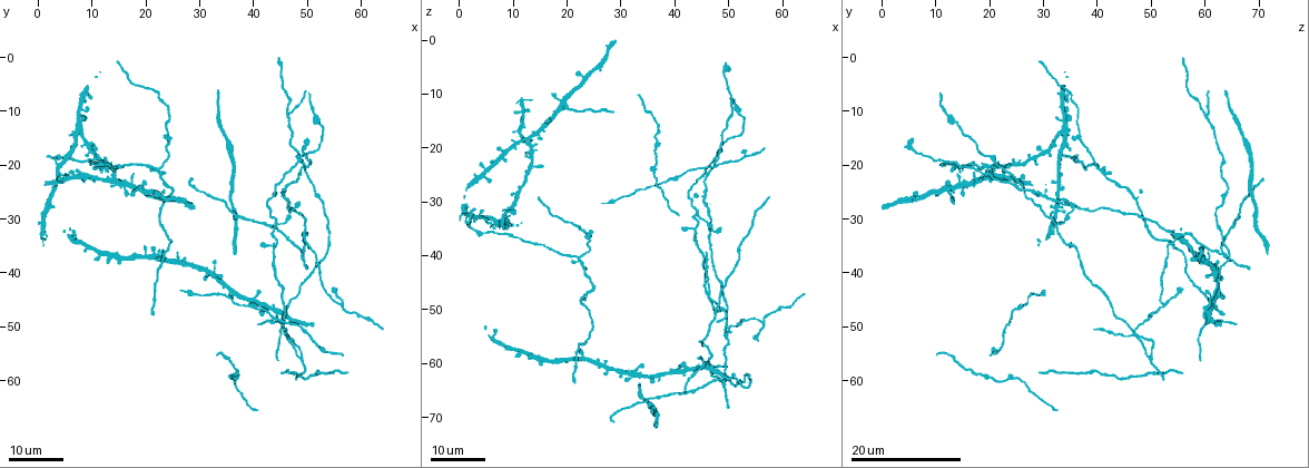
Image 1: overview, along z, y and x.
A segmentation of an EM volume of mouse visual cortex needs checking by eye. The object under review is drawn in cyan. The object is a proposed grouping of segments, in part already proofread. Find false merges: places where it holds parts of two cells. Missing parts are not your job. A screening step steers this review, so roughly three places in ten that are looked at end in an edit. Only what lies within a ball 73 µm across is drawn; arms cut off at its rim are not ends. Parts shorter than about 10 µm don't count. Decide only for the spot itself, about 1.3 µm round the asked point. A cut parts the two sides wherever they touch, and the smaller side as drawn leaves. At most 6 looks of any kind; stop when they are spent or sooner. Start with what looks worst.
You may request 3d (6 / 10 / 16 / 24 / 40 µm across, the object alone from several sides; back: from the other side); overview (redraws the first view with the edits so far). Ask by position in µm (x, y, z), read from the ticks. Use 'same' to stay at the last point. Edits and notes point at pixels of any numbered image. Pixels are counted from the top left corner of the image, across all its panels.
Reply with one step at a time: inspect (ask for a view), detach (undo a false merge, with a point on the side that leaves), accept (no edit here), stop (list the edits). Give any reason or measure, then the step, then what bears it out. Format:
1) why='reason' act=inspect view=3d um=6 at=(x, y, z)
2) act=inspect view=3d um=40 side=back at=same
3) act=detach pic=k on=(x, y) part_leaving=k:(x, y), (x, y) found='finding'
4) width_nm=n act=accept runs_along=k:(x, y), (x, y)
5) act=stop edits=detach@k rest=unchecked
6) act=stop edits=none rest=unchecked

why='four or more arms meet' act=inspect view=3d um=24 at=(22.5, 21.0, 40.5)

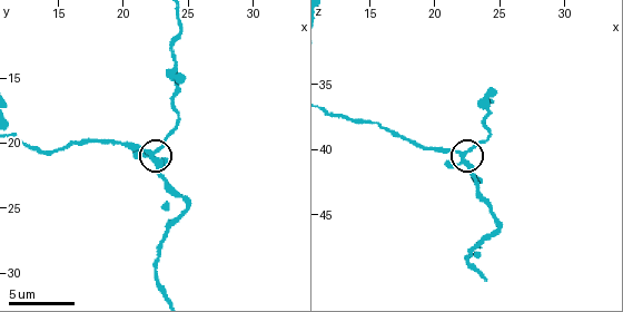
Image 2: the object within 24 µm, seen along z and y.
why='zoom in' act=inspect view=3d um=10 at=(22.2, 20.8, 40.4)

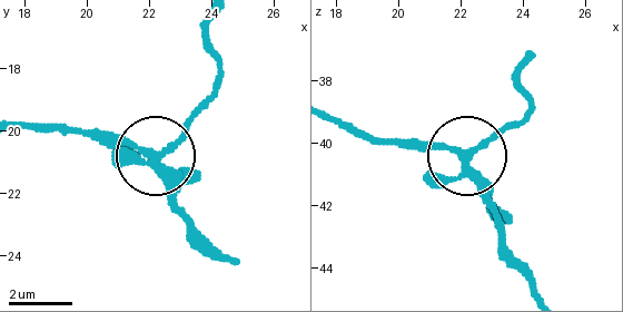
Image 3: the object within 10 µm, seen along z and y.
arms=4 act=accept found='one cell here'

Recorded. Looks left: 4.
act=inspect view=3d um=16 at=(49.5, 33.5, 55.0)

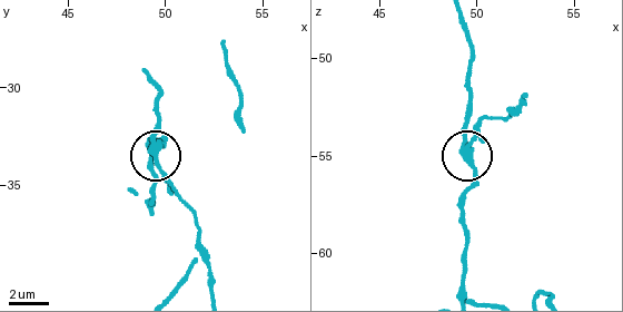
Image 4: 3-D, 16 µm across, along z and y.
act=inspect view=3d um=10 at=(49.5, 33.5, 54.6)

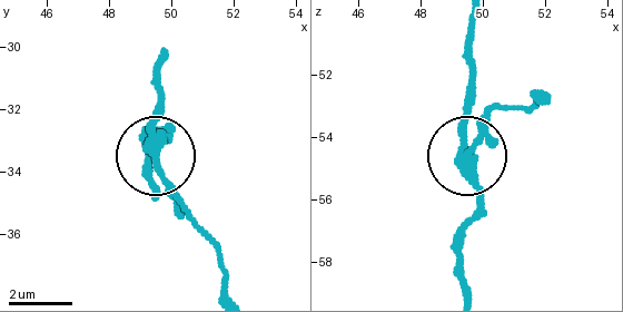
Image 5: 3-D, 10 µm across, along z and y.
act=accept runs_along=5:(464, 265), (480, 193), (466, 150), (493, 108) found='one cell here'

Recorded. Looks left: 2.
why='branch point' act=inspect view=3d um=24 at=(44.0, 31.0, 32.5)

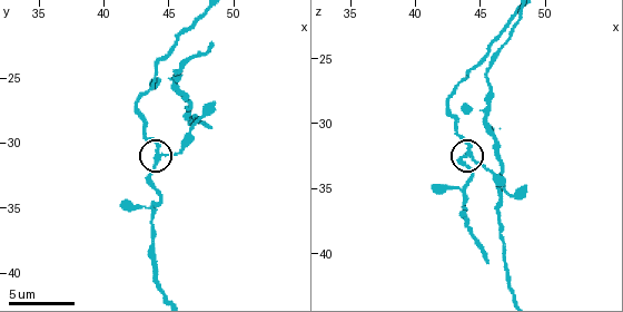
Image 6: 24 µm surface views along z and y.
why='closer look' act=inspect view=3d um=6 at=(44.0, 31.6, 32.6)

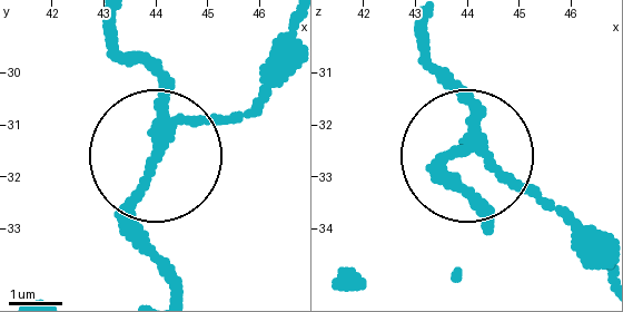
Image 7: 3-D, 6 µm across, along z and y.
width_nm=200 act=accept runs_along=7:(289, 44), (237, 109), (161, 140), (135, 61) found='all the same cell'

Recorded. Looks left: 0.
act=stop edits=none rest=unchecked

